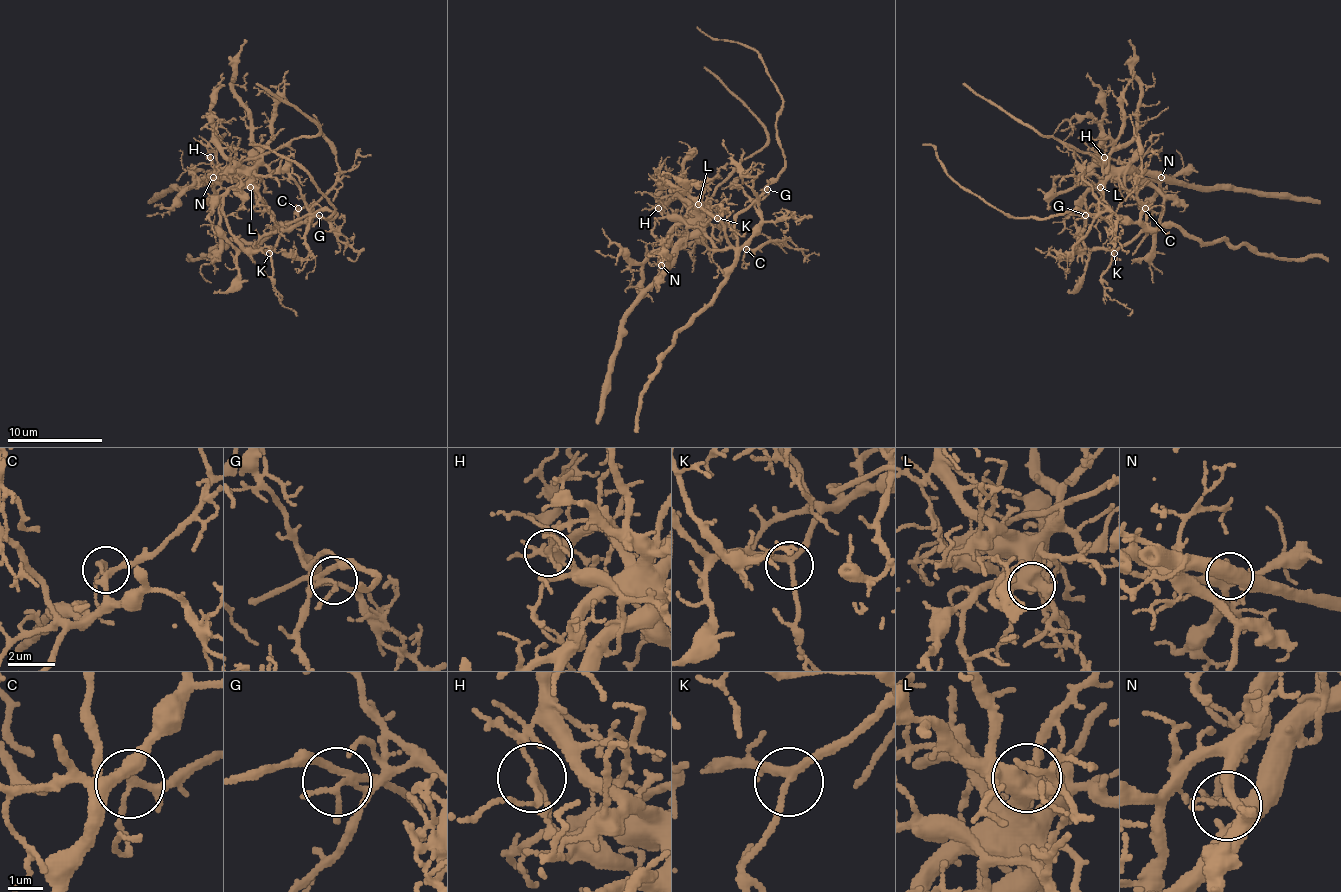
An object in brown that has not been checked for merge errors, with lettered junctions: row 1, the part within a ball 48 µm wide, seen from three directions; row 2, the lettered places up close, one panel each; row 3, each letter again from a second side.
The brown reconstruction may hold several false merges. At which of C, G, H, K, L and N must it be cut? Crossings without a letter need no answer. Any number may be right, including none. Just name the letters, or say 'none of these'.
H

